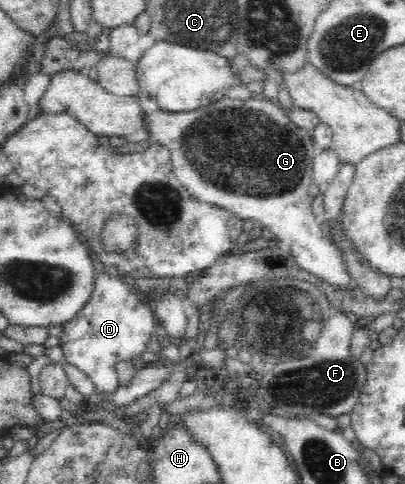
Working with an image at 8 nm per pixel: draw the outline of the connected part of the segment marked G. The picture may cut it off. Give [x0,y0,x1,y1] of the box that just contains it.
[144,95,356,291]

